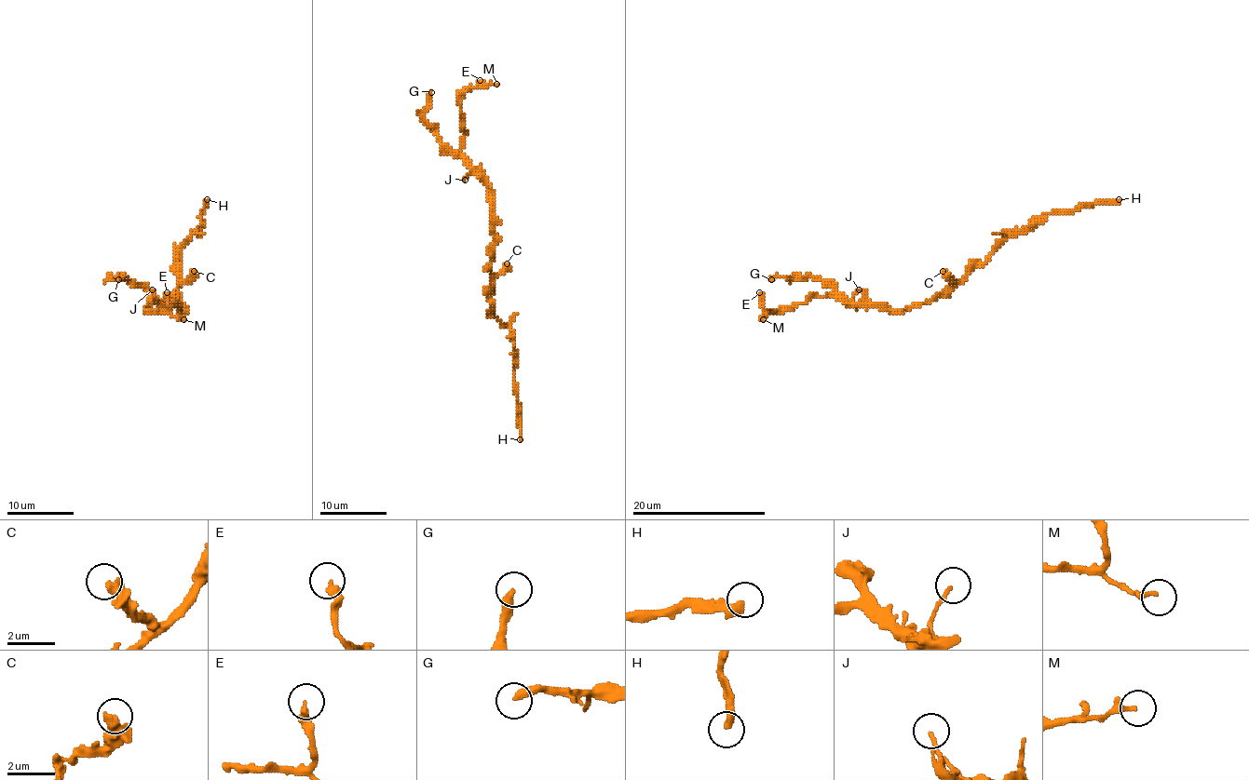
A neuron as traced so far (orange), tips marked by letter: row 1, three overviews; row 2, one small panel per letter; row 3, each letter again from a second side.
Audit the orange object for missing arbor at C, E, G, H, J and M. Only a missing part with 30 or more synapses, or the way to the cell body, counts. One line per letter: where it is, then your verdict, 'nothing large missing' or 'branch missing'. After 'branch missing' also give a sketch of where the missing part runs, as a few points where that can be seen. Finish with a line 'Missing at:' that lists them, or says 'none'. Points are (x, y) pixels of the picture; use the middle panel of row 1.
C: (507, 263) | nothing large missing
E: (480, 80) | nothing large missing
G: (431, 92) | nothing large missing
H: (520, 439) | nothing large missing
J: (465, 180) | nothing large missing
M: (496, 84) | nothing large missing
Missing at: none

